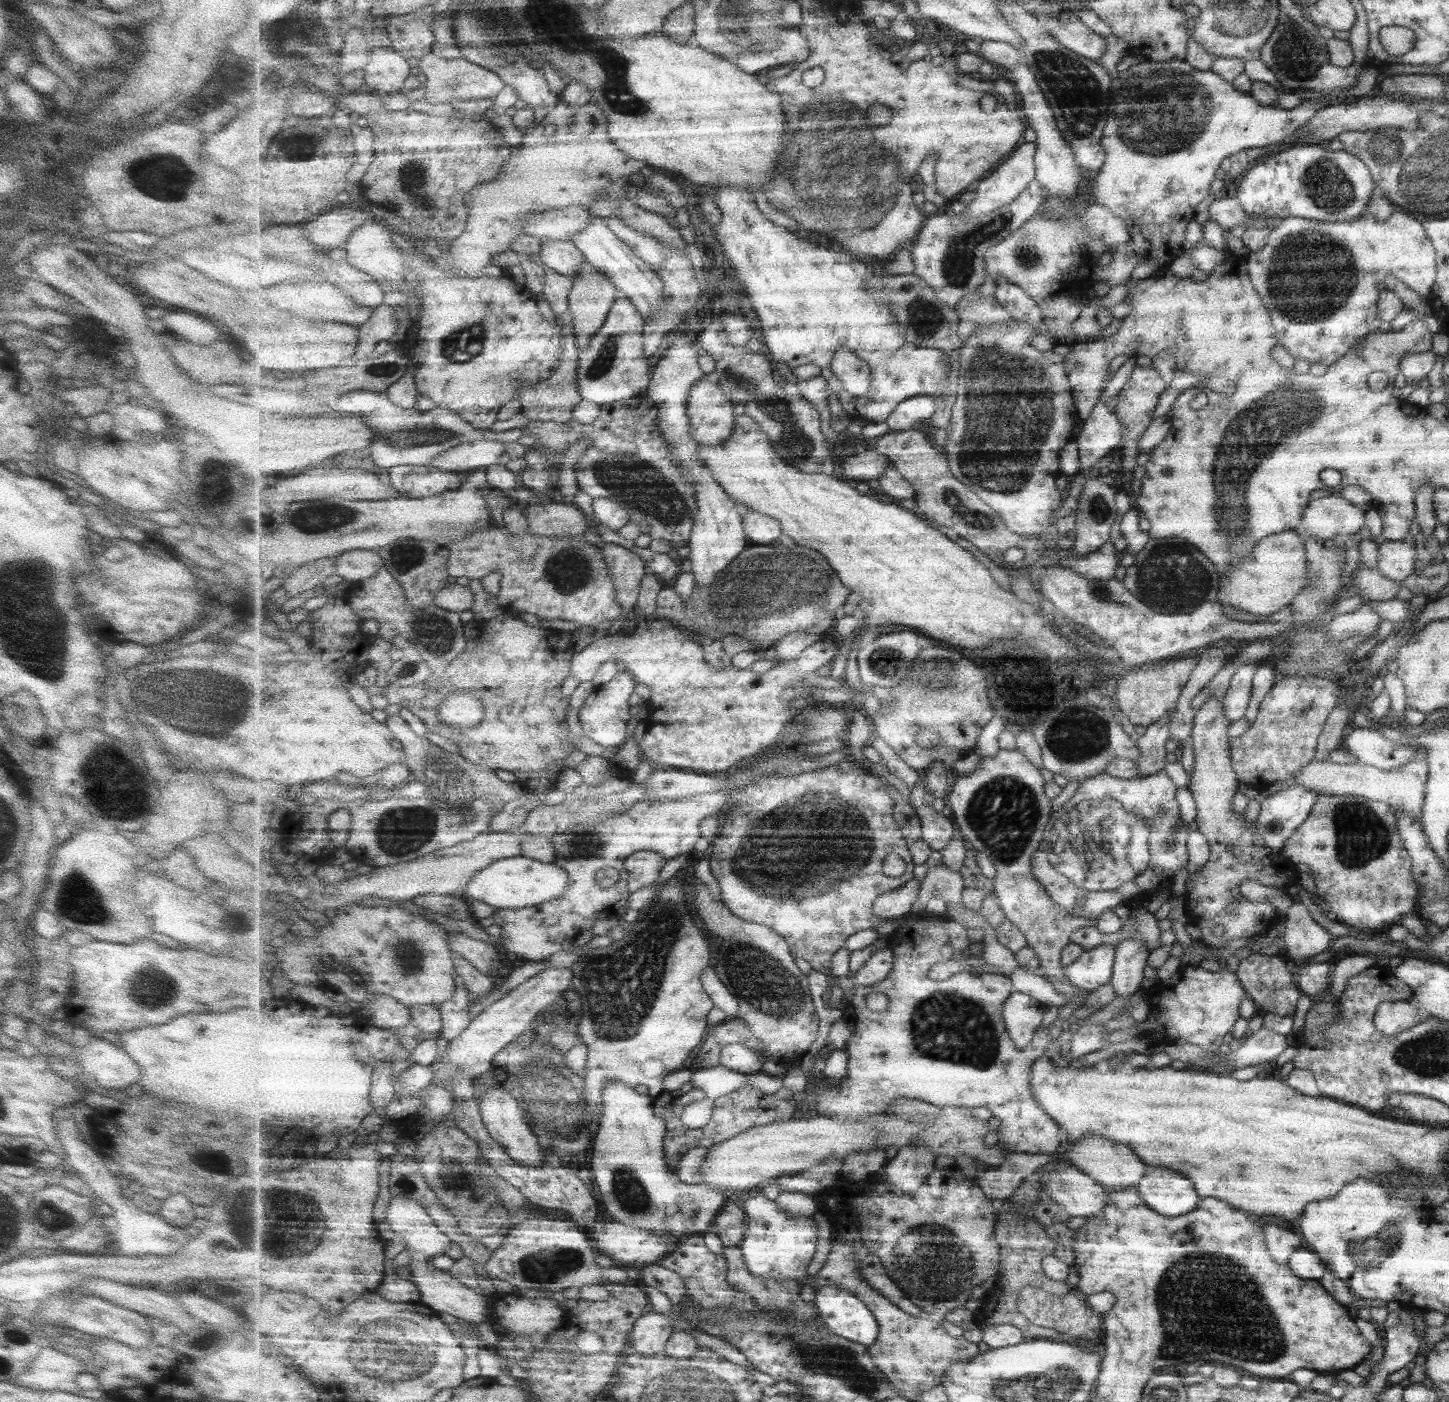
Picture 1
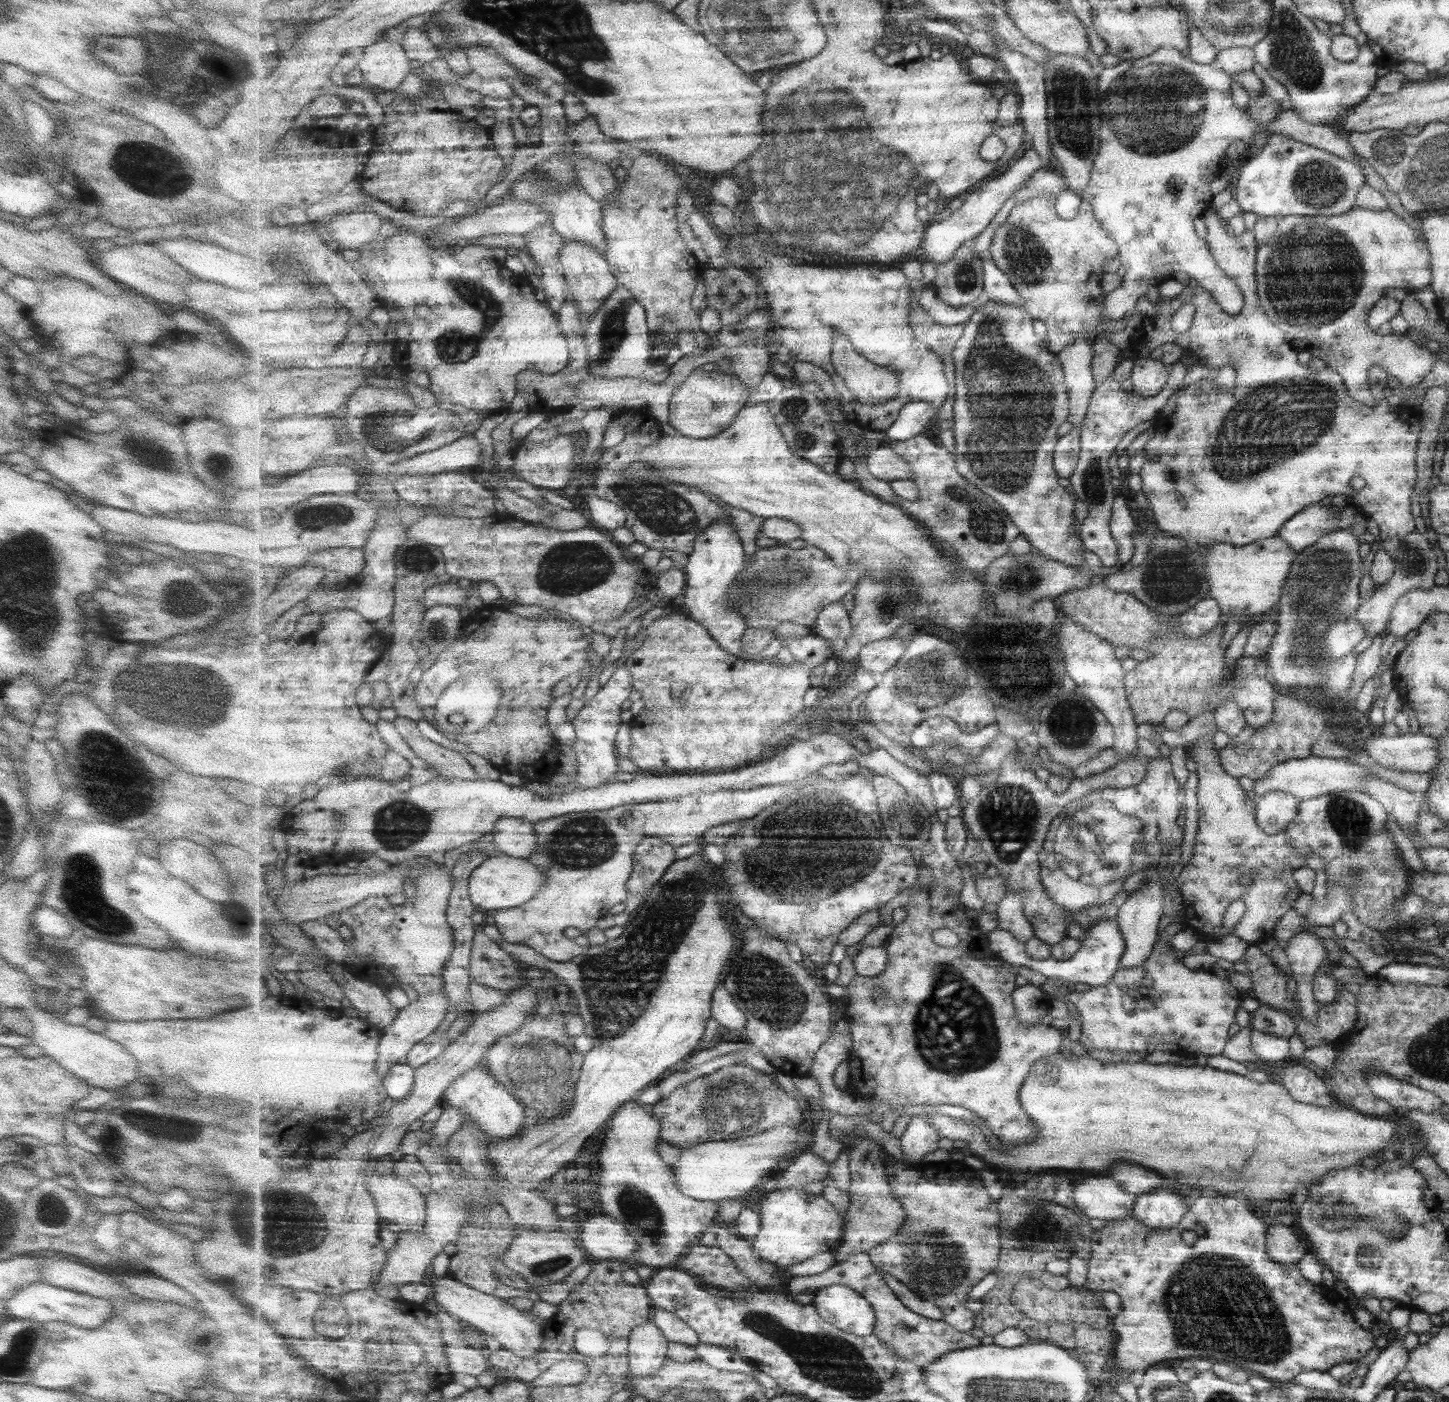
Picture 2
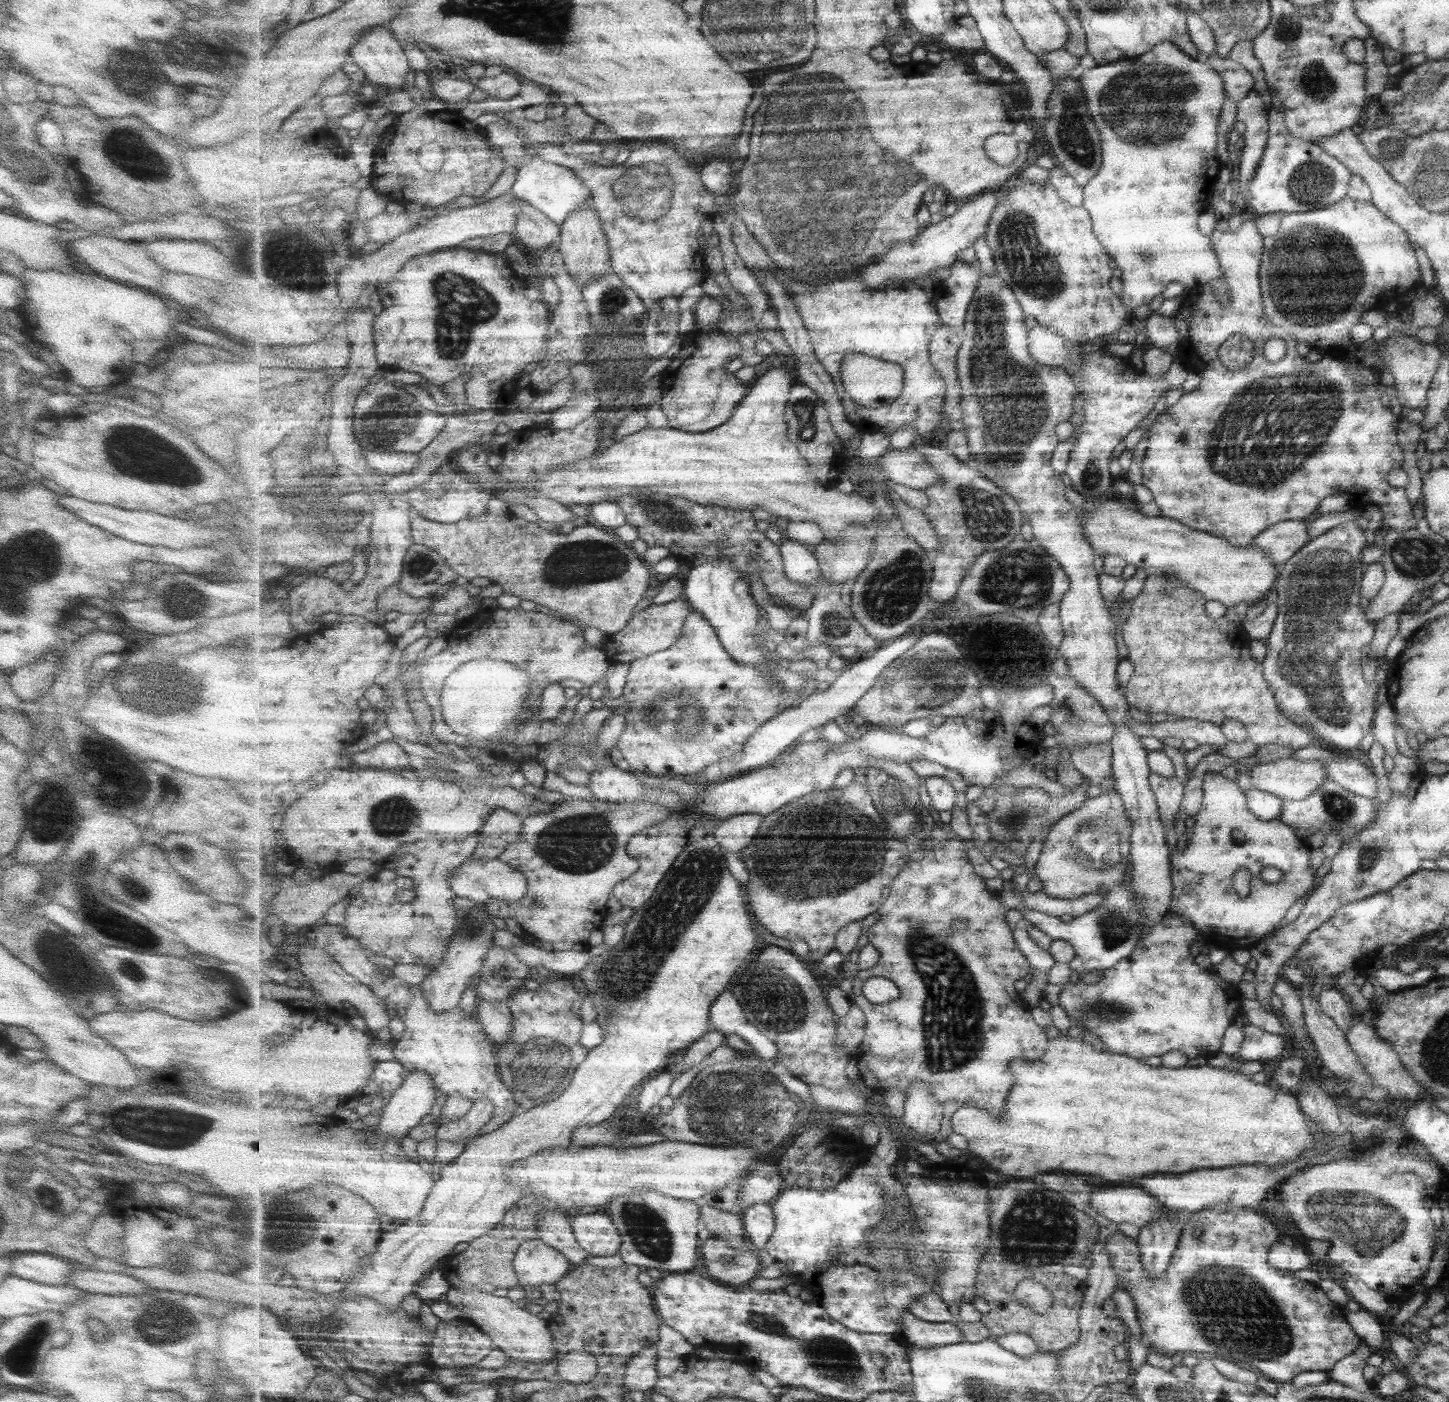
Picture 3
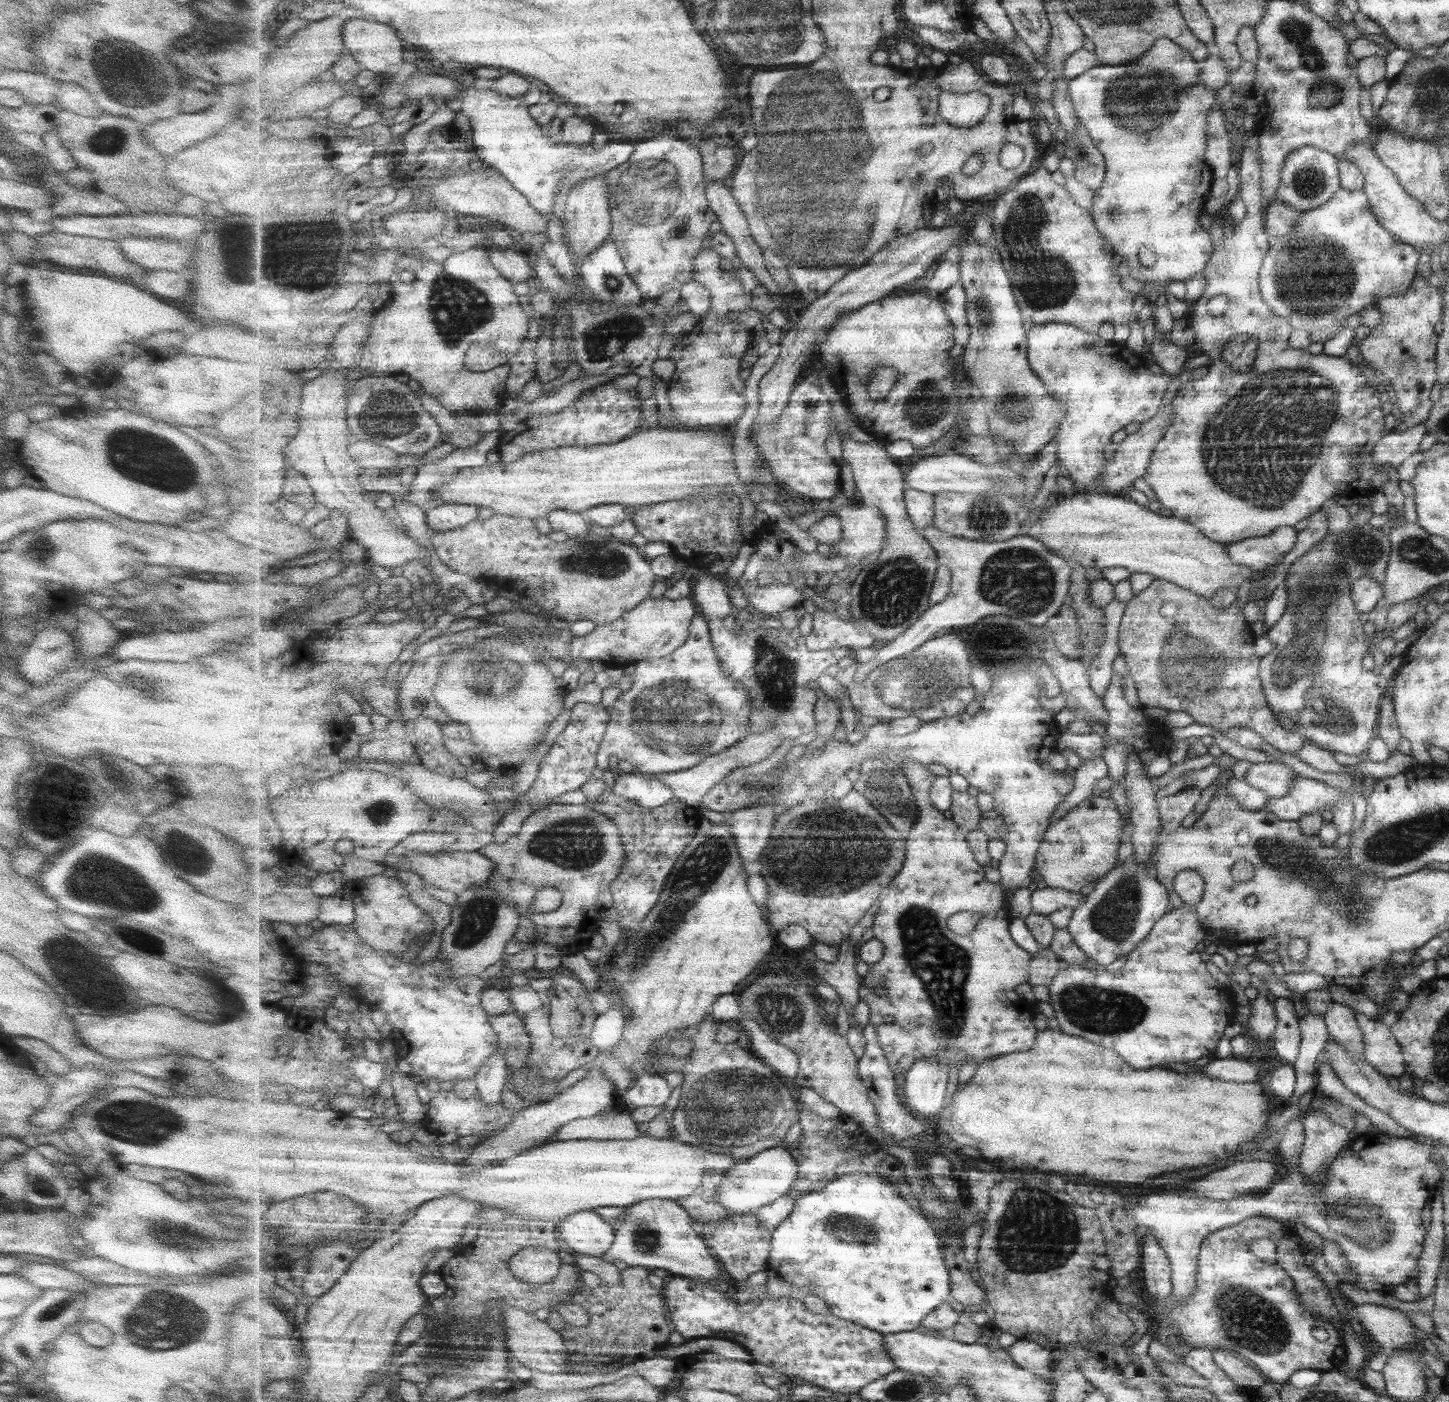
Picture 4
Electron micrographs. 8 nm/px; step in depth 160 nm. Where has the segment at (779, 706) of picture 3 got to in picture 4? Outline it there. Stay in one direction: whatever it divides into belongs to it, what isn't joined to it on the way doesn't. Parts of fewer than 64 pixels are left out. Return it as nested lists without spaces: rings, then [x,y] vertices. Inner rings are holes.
[[[700,610],[691,623],[689,638],[683,646],[661,658],[637,661],[636,666],[631,676],[632,687],[624,690],[611,707],[610,723],[596,758],[602,771],[609,770],[607,760],[616,756],[617,759],[627,760],[641,775],[679,772],[697,766],[710,755],[730,749],[750,734],[750,718],[754,712],[750,690],[721,670],[722,662],[714,649],[710,624]]]

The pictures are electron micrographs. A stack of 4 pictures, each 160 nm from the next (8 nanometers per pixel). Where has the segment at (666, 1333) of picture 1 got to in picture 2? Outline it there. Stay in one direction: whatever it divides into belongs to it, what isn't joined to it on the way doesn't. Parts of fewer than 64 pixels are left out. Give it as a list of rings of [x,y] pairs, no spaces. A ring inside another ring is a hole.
[[[651,1320],[632,1330],[630,1334],[630,1376],[653,1376],[668,1360],[669,1339]]]

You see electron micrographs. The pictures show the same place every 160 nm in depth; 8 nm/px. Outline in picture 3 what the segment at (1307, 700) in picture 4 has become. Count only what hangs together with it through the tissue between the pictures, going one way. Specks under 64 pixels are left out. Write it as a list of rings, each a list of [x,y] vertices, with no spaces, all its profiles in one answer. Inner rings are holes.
[[[1353,518],[1343,523],[1343,525],[1335,526],[1327,530],[1325,534],[1308,540],[1293,556],[1290,556],[1285,562],[1279,565],[1278,575],[1276,576],[1272,591],[1275,593],[1276,601],[1276,617],[1274,618],[1270,633],[1263,640],[1266,653],[1261,664],[1262,676],[1277,703],[1278,709],[1297,726],[1300,726],[1305,732],[1308,732],[1317,744],[1322,744],[1328,750],[1351,750],[1356,748],[1361,738],[1369,732],[1372,725],[1374,713],[1373,701],[1375,700],[1376,691],[1380,687],[1375,681],[1365,681],[1360,668],[1360,658],[1362,657],[1360,648],[1371,642],[1374,633],[1374,623],[1365,618],[1364,611],[1359,606],[1360,596],[1360,580],[1364,566],[1360,561],[1360,552],[1366,545],[1363,536],[1363,528],[1359,528],[1355,524]]]

